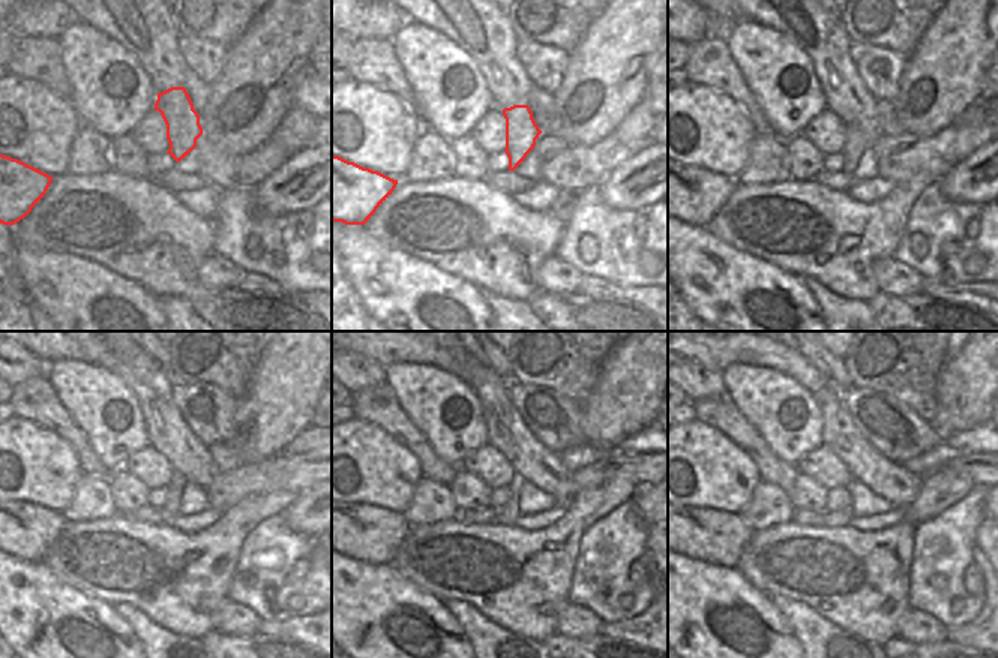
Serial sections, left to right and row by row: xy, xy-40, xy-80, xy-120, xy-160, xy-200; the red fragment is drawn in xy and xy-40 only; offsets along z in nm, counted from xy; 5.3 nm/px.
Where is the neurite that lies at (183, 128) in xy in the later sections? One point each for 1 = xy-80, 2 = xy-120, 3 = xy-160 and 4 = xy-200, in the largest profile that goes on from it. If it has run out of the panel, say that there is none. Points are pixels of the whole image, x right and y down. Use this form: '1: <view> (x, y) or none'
1: xy-80 (856, 143)
2: xy-120 (176, 486)
3: xy-160 (506, 514)
4: xy-200 (841, 517)

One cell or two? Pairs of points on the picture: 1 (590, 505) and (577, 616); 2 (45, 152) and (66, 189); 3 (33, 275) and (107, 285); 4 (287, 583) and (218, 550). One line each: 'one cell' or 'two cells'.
1: two cells
2: two cells
3: one cell
4: two cells

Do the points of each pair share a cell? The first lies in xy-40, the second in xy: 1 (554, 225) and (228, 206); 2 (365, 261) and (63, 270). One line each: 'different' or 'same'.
1: different
2: same

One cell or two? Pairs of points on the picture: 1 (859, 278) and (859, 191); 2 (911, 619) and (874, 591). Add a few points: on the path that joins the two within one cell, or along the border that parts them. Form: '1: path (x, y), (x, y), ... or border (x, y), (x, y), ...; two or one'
1: border (892, 188), (869, 203), (847, 192); two
2: border (910, 607), (899, 622), (898, 637); two

